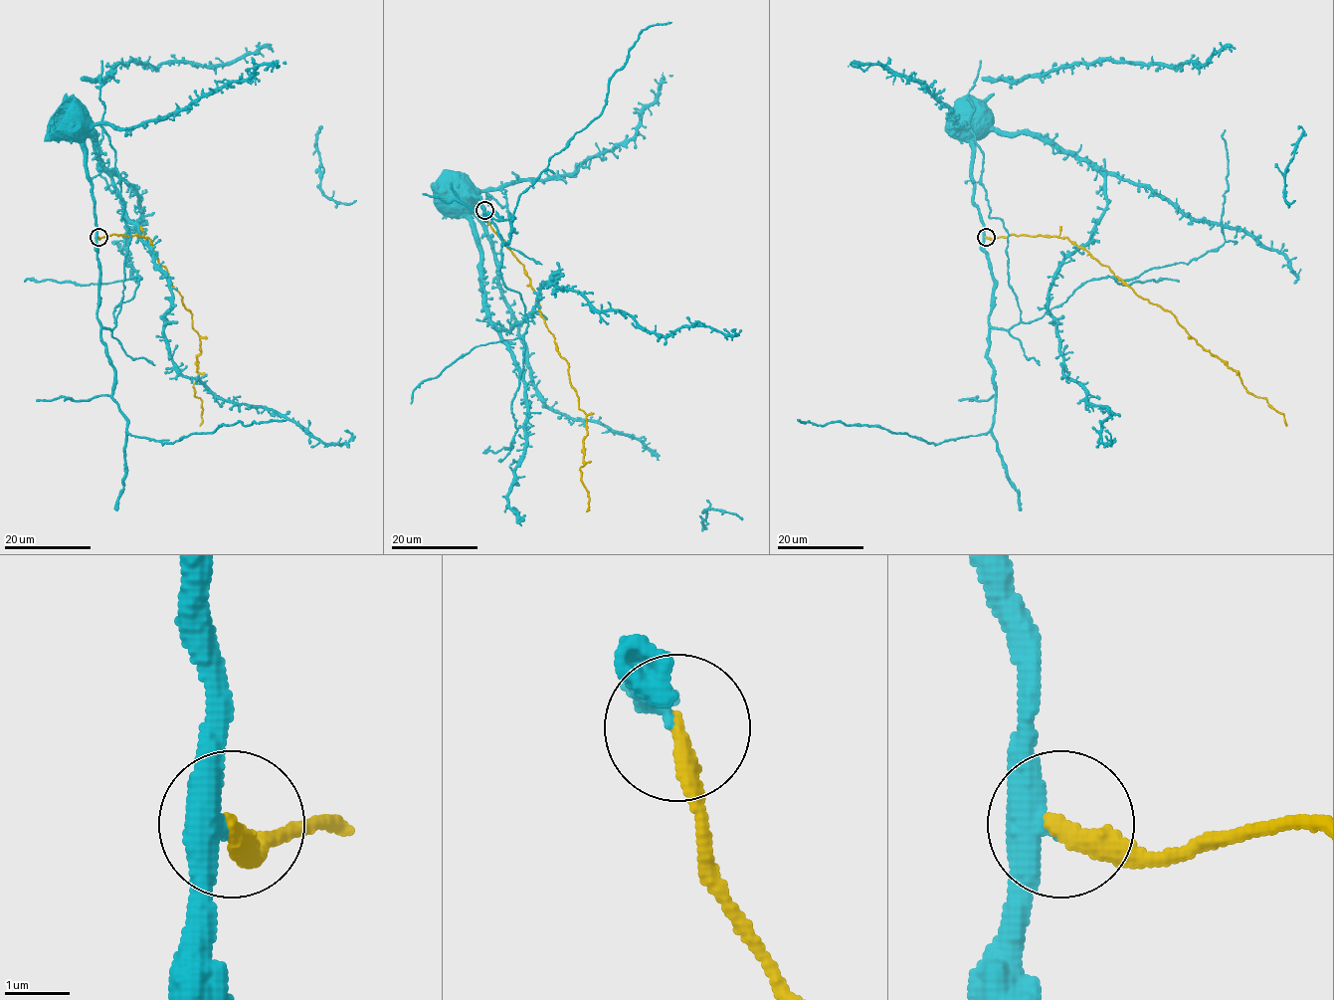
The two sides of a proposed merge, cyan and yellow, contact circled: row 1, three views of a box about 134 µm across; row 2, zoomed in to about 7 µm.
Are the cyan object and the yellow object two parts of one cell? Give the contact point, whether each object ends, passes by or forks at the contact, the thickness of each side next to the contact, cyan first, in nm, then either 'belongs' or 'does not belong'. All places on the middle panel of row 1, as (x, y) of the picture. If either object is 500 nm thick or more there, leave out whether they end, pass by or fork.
place (484, 210); cyan passes by; yellow ends; calibres 360 and 320 nm; does not belong

